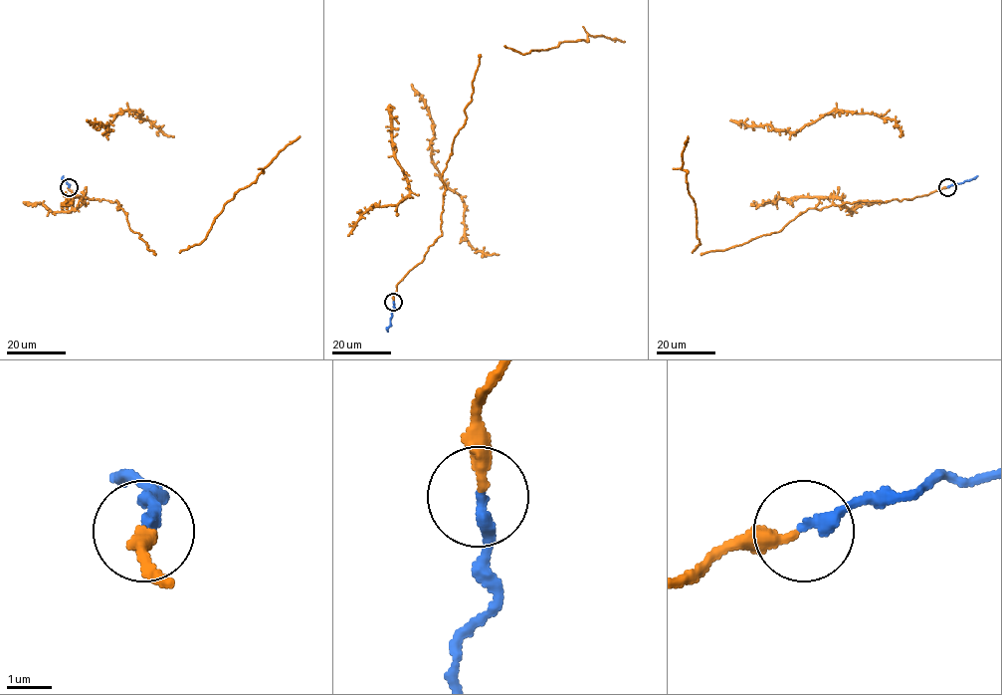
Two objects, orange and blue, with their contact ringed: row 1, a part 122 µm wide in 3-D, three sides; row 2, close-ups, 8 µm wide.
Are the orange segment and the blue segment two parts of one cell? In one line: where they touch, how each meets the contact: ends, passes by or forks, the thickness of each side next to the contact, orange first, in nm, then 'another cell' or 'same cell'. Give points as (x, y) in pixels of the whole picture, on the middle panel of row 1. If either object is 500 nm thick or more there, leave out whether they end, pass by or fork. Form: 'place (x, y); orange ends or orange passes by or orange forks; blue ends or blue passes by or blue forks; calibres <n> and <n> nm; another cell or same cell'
place (393, 302); orange ends; blue ends; calibres 300 and 300 nm; same cell

